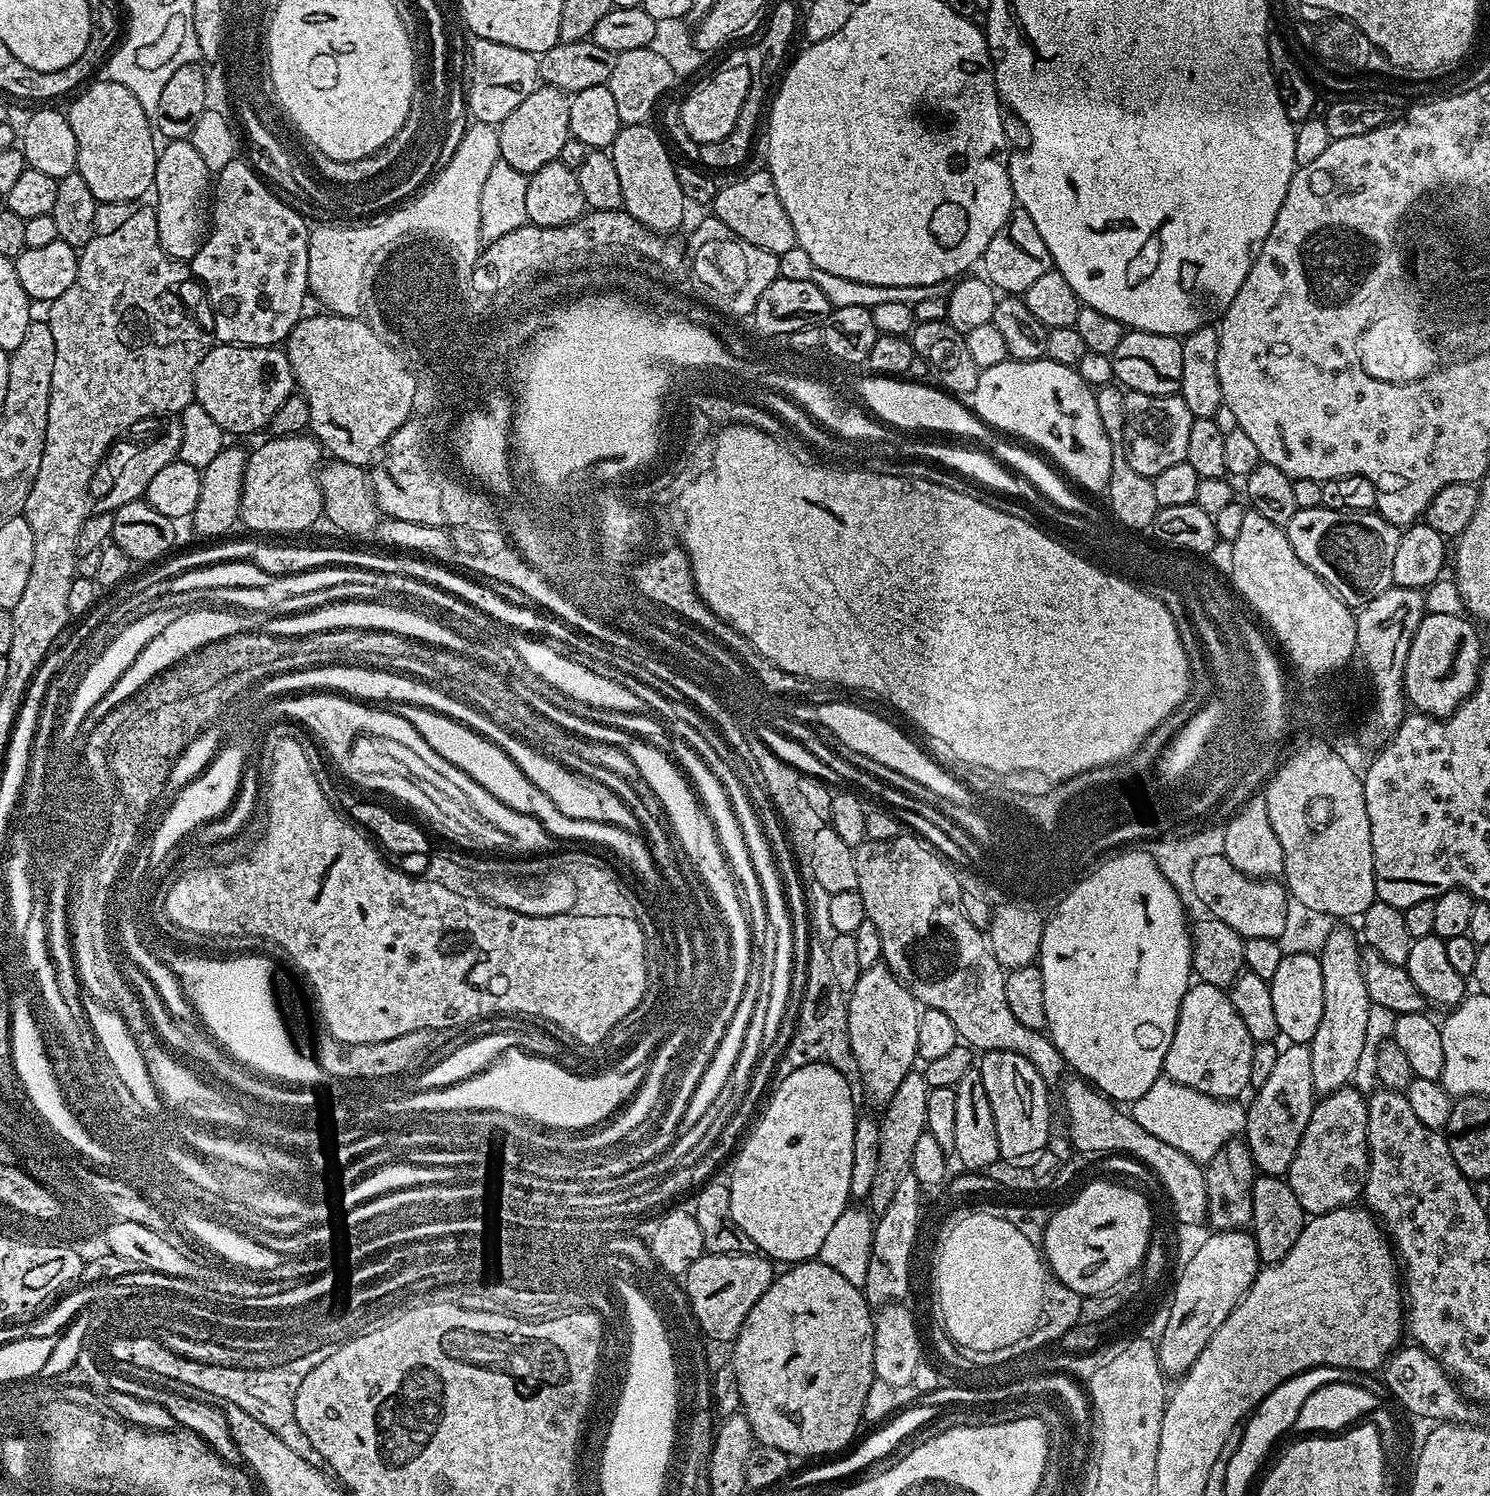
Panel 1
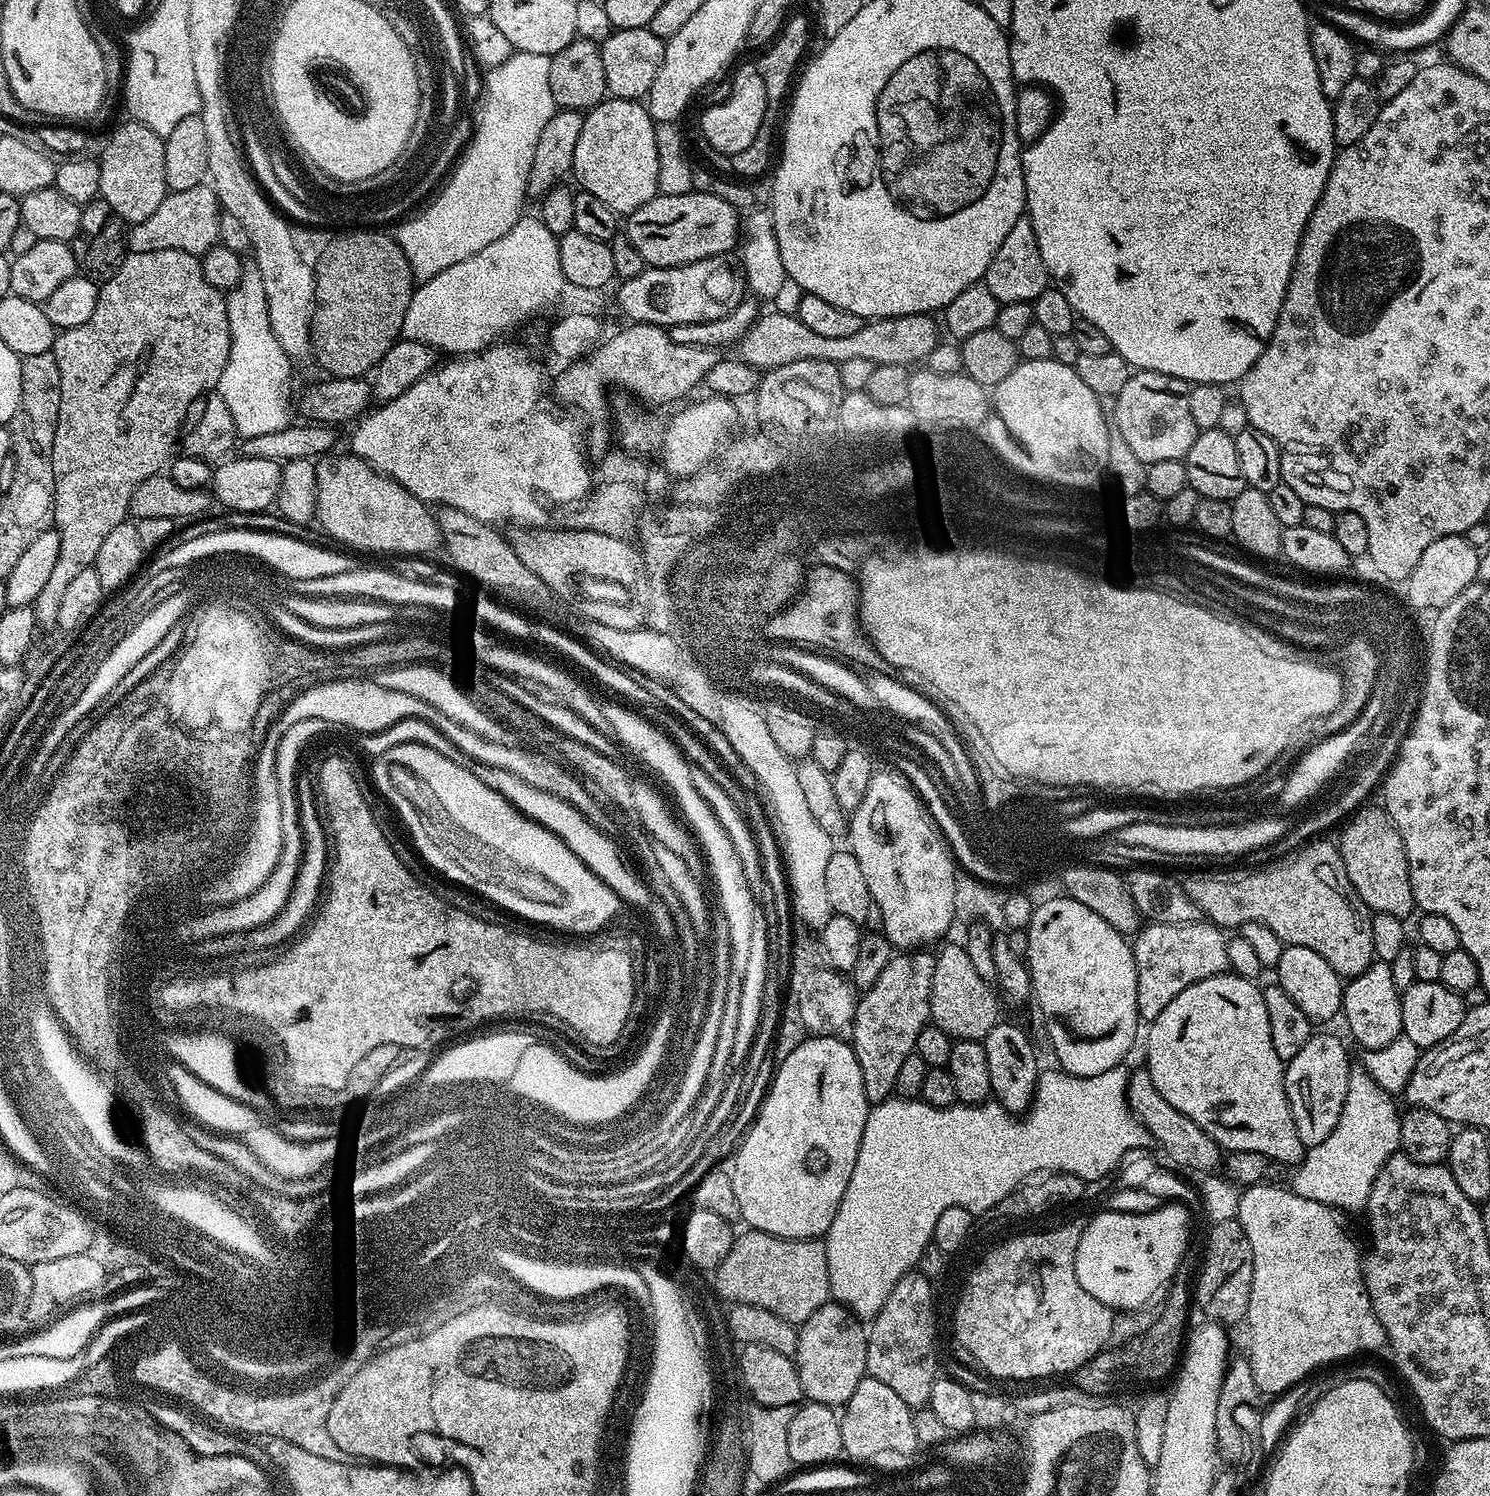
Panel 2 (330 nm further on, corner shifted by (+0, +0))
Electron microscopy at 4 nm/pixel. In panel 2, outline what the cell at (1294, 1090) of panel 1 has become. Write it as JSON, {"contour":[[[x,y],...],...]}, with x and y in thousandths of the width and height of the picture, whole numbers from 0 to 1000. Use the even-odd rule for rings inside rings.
{"contour":[[[884,689],[879,694],[879,697],[877,697],[877,699],[874,699],[874,702],[871,702],[871,705],[868,705],[868,707],[864,709],[862,715],[862,728],[866,737],[866,742],[868,745],[868,753],[871,753],[871,761],[874,761],[876,768],[885,766],[885,763],[888,763],[893,755],[898,753],[898,747],[901,747],[901,739],[903,739],[903,729],[906,726],[908,713],[909,709],[905,707],[904,699],[894,690]]]}

